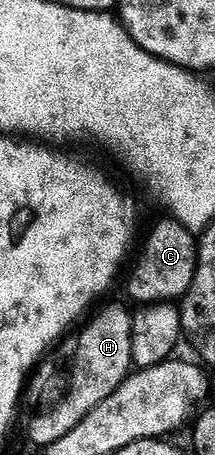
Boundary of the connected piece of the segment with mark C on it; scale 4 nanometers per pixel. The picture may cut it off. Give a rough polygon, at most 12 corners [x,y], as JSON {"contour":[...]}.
{"contour":[[159,221],[137,256],[129,296],[137,306],[184,300],[198,237]]}

